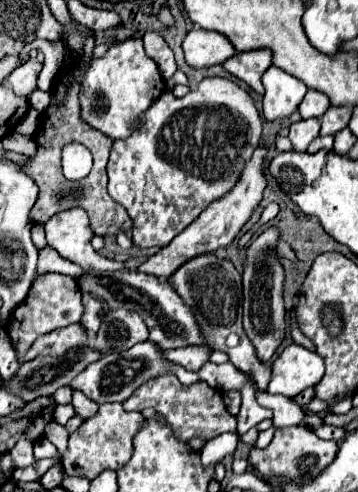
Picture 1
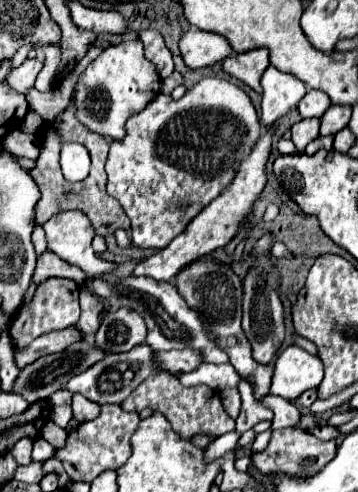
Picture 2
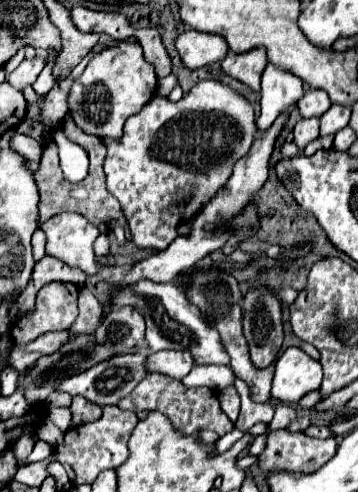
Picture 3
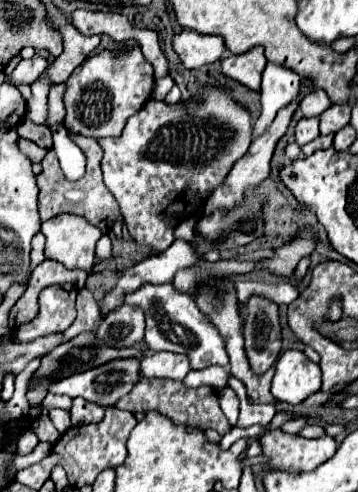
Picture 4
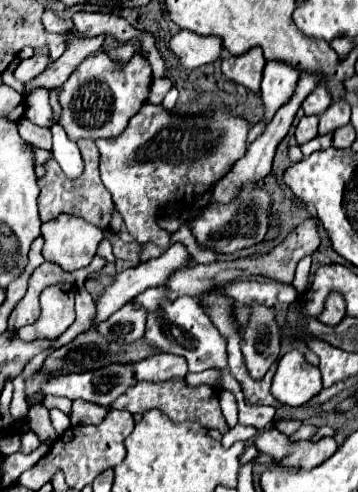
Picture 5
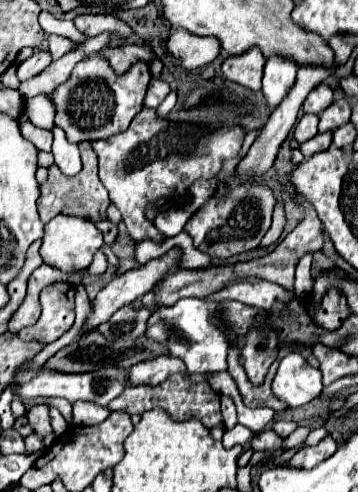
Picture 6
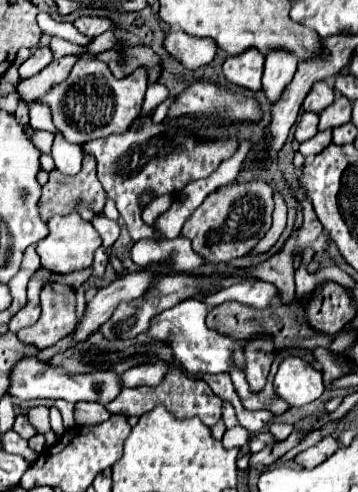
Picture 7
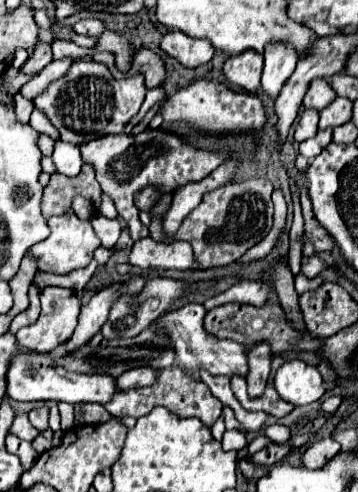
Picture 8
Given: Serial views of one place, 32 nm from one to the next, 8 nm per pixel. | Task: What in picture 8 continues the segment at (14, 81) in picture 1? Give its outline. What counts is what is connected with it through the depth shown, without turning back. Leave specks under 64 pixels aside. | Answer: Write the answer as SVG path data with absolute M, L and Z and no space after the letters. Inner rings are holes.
M36 44L32 56L28 58L28 62L24 66L24 72L26 74L36 74L50 62L52 62L52 58L50 58L50 44Z

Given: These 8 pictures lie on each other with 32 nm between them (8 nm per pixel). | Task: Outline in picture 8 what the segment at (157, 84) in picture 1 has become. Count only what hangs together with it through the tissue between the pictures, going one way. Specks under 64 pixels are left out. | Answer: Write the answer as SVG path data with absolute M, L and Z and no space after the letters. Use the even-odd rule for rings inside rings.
M80 58L60 80L48 84L48 88L34 98L34 108L48 116L64 142L84 144L92 138L124 132L128 120L138 114L144 94L146 86L142 76L136 74L132 78L114 80L104 64L98 64L92 58Z

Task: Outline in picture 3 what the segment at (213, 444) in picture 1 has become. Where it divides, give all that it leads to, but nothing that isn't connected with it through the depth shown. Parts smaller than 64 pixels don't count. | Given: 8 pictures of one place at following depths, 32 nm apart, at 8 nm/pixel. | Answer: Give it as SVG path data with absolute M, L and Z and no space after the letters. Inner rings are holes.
M234 428L232 432L224 434L224 436L216 442L216 450L218 450L218 452L226 452L226 450L230 450L230 448L232 448L232 444L234 444L236 440L240 440L244 434L246 434L246 432L240 432L238 428Z

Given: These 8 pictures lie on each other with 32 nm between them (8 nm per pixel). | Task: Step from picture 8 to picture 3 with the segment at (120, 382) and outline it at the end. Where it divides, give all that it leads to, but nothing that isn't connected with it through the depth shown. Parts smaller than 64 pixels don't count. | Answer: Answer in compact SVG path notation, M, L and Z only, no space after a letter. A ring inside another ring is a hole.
M164 350L164 352L154 352L148 358L148 374L164 374L182 380L182 376L186 376L190 370L192 370L190 352Z

